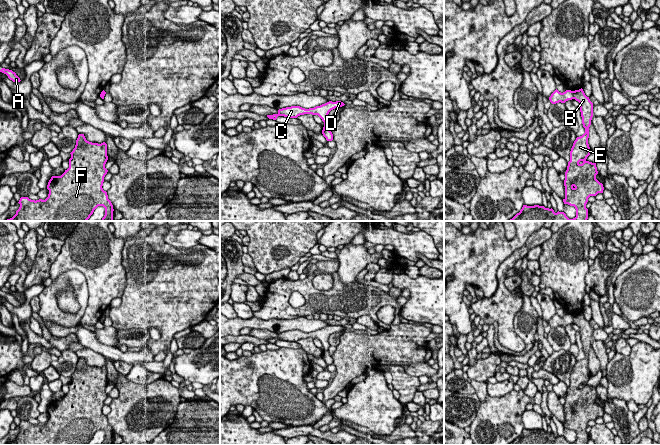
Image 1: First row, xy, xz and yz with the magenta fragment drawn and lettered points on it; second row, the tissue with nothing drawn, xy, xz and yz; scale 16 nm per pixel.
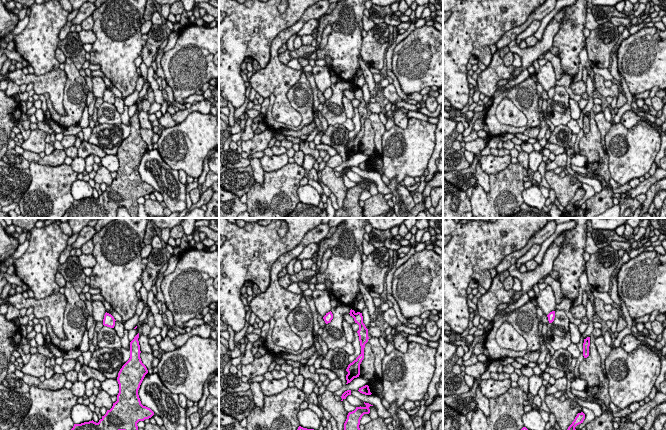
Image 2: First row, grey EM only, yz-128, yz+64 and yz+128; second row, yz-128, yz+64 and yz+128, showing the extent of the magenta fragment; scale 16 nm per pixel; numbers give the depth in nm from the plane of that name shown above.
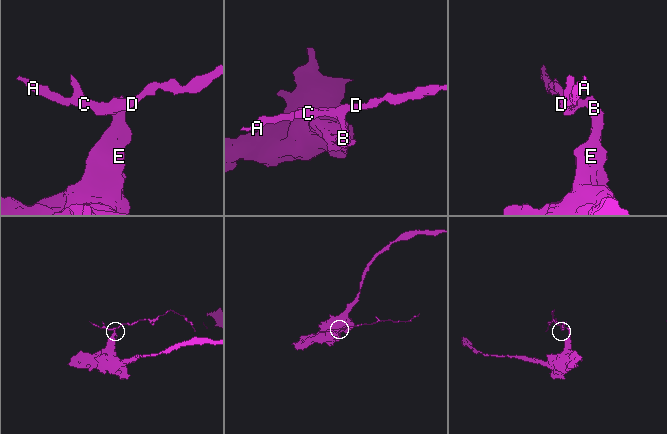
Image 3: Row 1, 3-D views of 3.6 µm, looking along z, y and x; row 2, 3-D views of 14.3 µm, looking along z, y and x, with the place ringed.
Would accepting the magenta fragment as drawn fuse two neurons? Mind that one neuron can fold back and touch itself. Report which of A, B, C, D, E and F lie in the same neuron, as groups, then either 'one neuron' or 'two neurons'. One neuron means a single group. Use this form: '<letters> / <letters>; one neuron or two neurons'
A B C D E F; one neuron

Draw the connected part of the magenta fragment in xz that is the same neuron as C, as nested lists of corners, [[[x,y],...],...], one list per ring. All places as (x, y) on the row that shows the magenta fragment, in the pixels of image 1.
[[[329,101],[325,104],[316,106],[314,108],[309,108],[309,109],[305,109],[300,106],[291,106],[291,107],[279,109],[277,114],[267,115],[267,117],[269,119],[276,120],[278,116],[297,118],[298,116],[304,115],[304,114],[318,115],[324,122],[324,127],[322,130],[323,136],[326,138],[327,141],[332,141],[333,134],[328,127],[329,125],[328,114],[331,110],[335,108],[340,108],[344,105],[345,104],[341,101],[336,101],[336,102]]]

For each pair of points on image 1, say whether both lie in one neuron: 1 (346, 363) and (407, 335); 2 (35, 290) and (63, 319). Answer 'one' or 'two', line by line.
1: one
2: two

